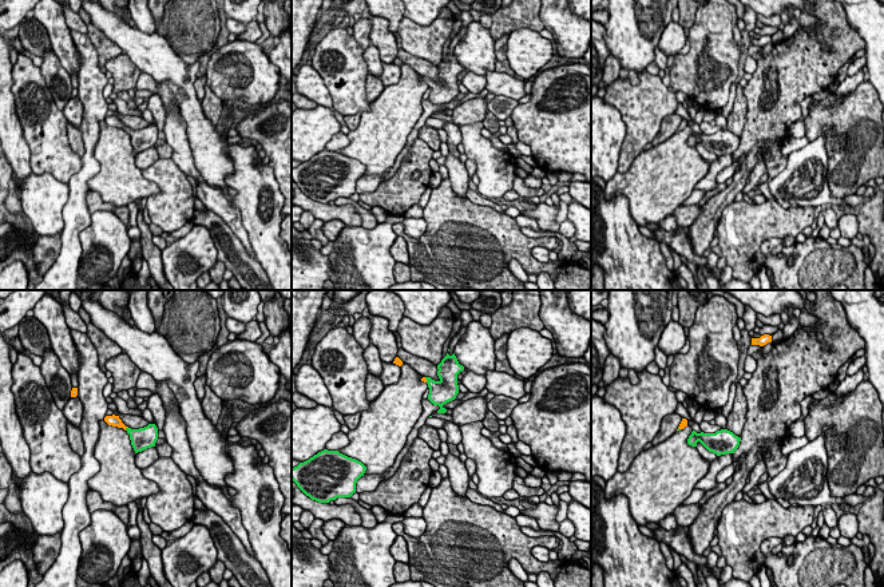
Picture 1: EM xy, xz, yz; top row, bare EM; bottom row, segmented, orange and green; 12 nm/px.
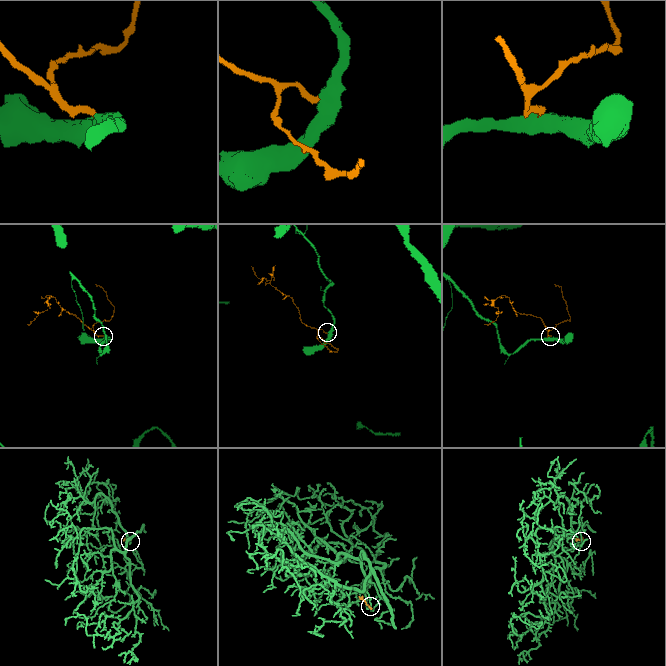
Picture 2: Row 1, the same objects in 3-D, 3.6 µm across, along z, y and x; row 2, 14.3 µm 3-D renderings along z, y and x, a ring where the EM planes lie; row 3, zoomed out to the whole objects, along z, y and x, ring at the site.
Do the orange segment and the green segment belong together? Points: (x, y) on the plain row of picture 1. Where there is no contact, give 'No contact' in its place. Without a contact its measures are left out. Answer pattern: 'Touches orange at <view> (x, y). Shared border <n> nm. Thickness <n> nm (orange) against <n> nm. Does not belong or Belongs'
Touches orange at xy (126, 127). Shared border 60 nm. Thickness 130 nm (orange) against 260 nm. Belongs

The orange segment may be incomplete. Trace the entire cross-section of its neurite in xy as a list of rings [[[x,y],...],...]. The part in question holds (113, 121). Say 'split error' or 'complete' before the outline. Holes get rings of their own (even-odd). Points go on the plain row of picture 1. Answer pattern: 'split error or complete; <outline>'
split error; [[[115,115],[106,116],[104,122],[108,126],[123,128],[130,135],[131,146],[135,154],[155,147],[158,140],[158,128],[155,124],[148,124],[147,127],[139,130],[131,130],[122,123],[119,116]]]

